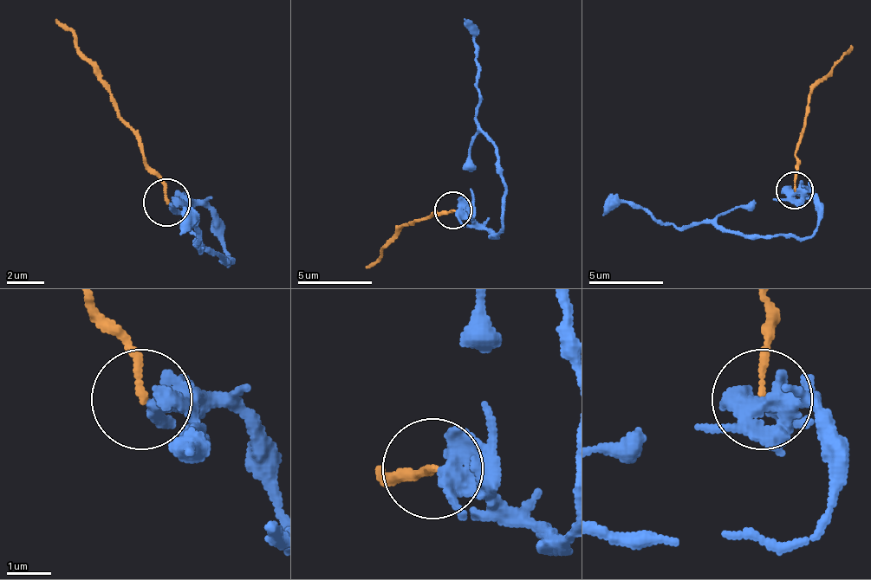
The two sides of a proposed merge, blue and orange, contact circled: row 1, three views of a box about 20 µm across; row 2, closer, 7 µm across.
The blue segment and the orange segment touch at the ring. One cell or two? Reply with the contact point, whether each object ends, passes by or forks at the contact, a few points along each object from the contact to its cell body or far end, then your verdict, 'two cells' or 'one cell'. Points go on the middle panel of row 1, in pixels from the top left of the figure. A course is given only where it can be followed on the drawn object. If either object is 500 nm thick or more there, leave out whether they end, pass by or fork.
at (453, 210); blue passes by; orange ends there; blue runs (454, 213), (469, 213), (499, 232), (506, 183), (499, 146), (477, 120), (480, 90), (472, 30), (465, 20); orange runs (454, 209), (406, 224), (365, 265); two cells

